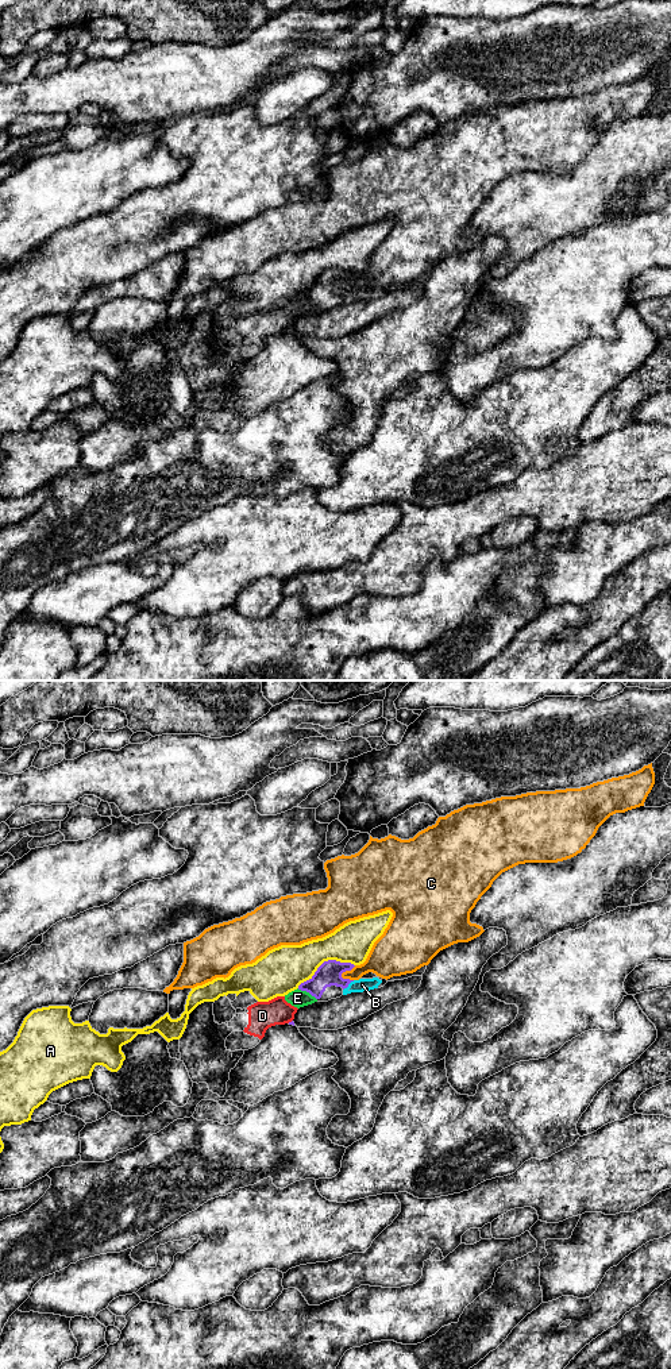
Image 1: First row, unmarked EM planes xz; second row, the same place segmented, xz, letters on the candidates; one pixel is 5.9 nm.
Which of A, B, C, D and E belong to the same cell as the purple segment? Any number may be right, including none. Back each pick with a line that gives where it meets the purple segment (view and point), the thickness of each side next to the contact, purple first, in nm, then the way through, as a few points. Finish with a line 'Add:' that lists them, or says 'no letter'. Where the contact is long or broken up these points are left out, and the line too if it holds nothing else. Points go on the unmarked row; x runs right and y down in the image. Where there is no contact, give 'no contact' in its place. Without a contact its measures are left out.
B: contact xz (349, 292); calibres 150 and 80 nm; way xz (328, 282), (339, 290), (349, 292), (362, 293)
Add: B

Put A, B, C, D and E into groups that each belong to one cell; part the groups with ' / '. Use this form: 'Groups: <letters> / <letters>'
Groups: A / B / C / D E

